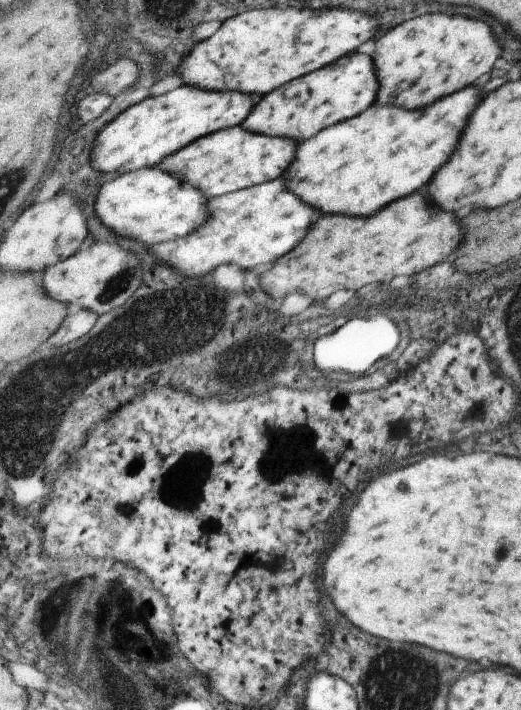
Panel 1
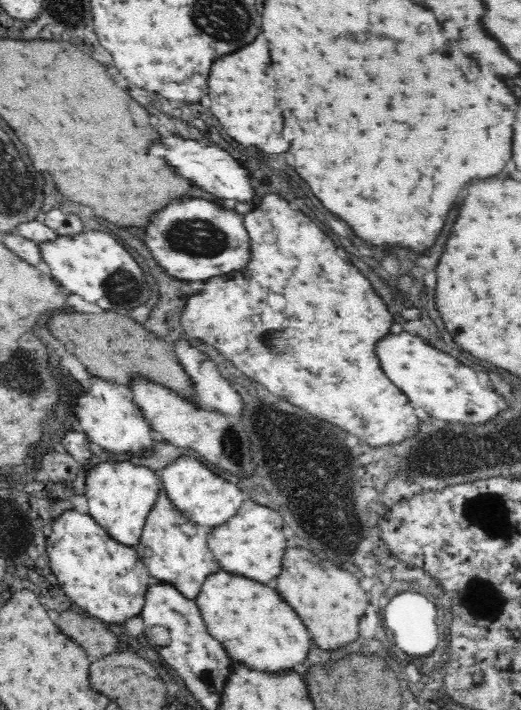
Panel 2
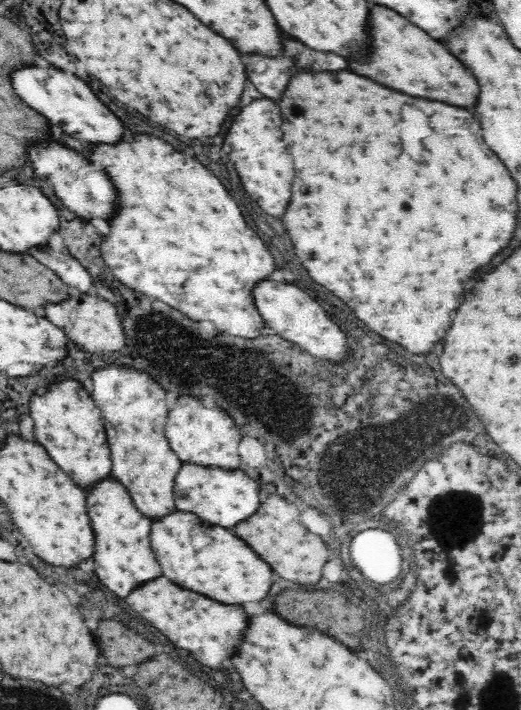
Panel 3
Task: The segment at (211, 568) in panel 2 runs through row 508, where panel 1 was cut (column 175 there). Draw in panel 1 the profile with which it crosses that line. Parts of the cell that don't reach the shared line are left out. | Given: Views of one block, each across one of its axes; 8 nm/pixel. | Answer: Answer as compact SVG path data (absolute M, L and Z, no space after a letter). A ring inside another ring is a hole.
M239 125L195 140L163 159L157 167L189 181L213 198L278 179L293 162L297 150L299 143L296 140L252 133Z

